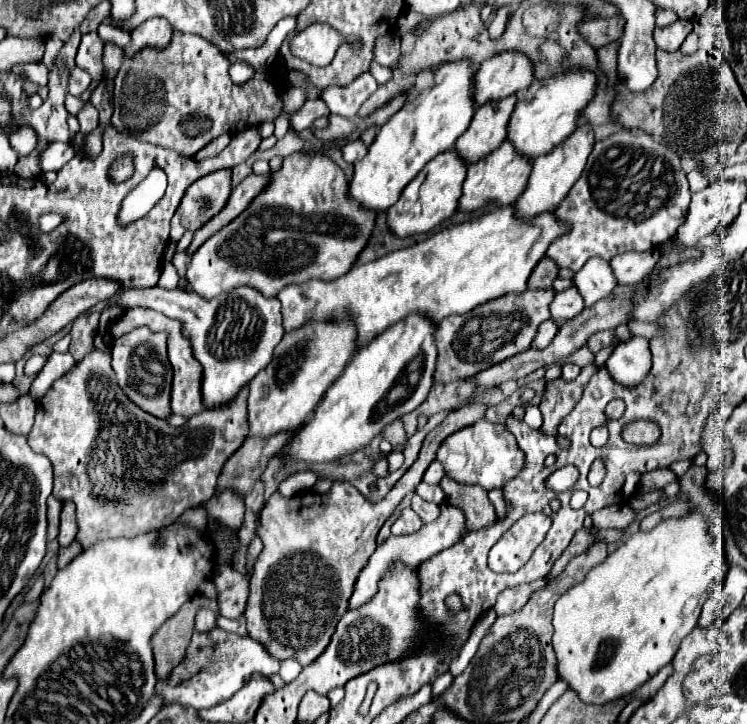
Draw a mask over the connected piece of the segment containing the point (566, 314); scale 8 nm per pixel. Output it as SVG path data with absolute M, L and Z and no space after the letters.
M575 287L561 291L555 295L553 303L551 303L551 319L555 323L563 323L567 319L573 319L575 315L579 315L583 311L583 299L579 295L579 291L575 291Z

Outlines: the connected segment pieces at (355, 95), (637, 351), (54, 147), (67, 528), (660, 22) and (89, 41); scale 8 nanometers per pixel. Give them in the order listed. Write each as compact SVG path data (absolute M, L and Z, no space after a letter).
M363 73L361 79L355 79L347 87L325 87L319 95L335 115L355 117L363 101L377 89L377 81L371 73Z
M633 335L631 339L621 341L613 355L605 363L607 371L617 383L623 383L625 387L633 387L635 383L641 383L651 369L651 351L649 341L641 335Z
M51 143L41 157L49 157L47 163L41 161L41 171L59 171L71 157L75 157L75 149L69 143Z
M71 501L63 503L63 511L61 511L61 529L59 529L59 545L67 547L73 543L77 535L77 519L75 519L75 505Z
M657 7L655 9L655 25L657 27L667 27L667 25L671 25L673 21L678 19L678 16L675 12L669 11L669 9L661 9L661 7Z
M87 33L81 39L77 57L75 57L75 65L85 69L93 79L101 81L103 79L103 41L99 39L97 33Z

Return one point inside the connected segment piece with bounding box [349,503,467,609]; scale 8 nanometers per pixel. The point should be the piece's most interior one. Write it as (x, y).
(449, 528)

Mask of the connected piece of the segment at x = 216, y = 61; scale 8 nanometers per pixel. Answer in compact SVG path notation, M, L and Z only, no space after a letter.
M173 35L167 51L141 51L135 59L123 59L121 71L115 77L113 89L113 123L135 139L169 147L179 155L195 155L215 137L229 133L235 135L247 127L263 121L273 121L281 113L281 91L273 85L271 75L257 71L247 83L233 83L227 73L227 57L207 39L199 35Z

